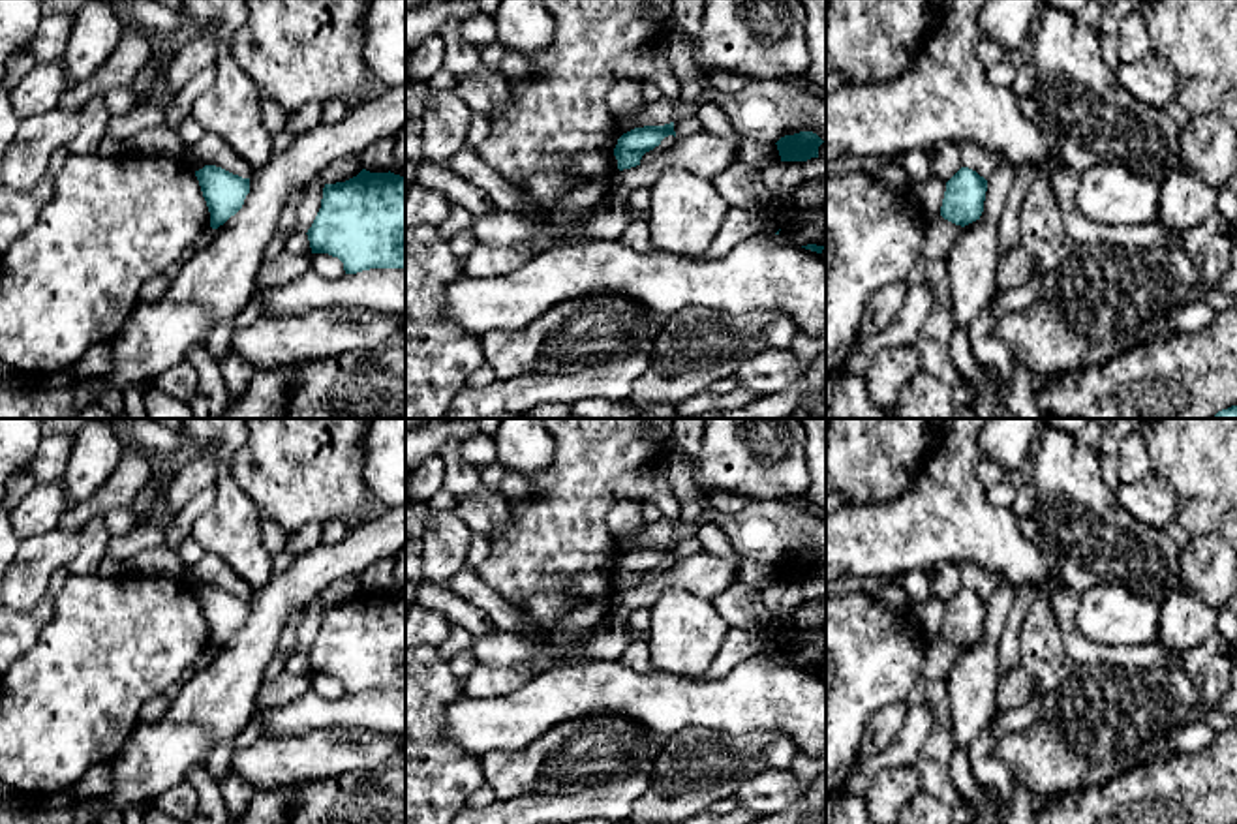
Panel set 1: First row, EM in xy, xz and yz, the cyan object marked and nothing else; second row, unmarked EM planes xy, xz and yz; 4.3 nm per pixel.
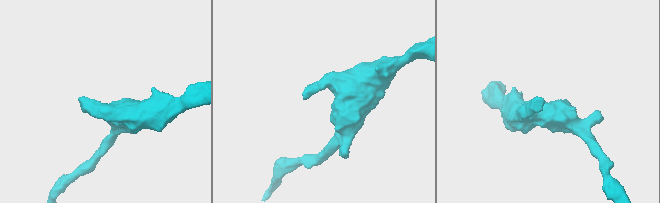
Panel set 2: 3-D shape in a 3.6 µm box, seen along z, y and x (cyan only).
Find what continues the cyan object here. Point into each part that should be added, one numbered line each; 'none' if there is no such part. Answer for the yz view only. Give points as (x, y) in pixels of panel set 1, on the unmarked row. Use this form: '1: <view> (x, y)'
none

